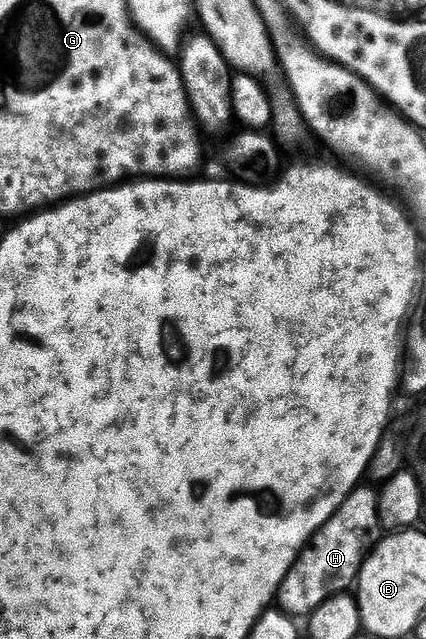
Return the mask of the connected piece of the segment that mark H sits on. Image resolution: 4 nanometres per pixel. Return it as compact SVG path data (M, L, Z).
M365 488L353 490L353 494L342 503L339 511L335 511L335 515L331 515L331 519L323 523L320 531L295 559L291 571L287 571L275 601L284 612L294 618L308 618L327 599L354 588L357 576L361 573L361 562L369 556L383 533L378 490Z

